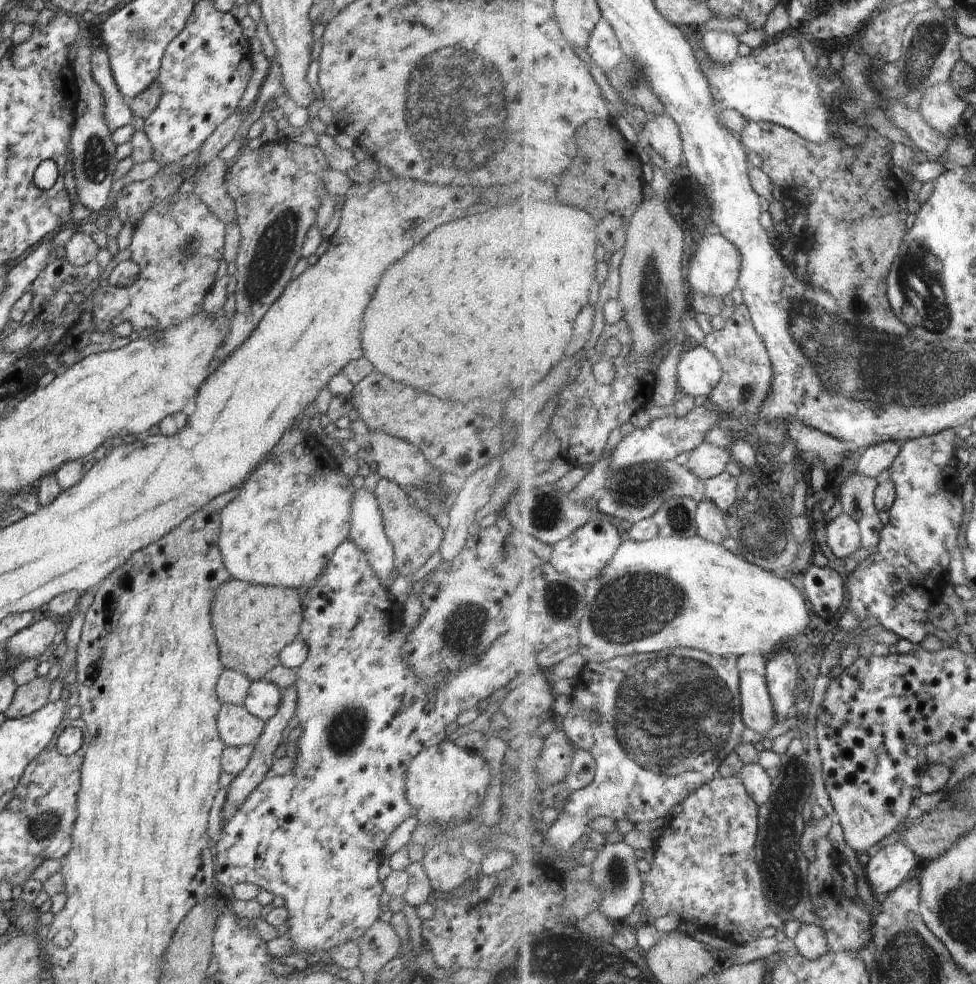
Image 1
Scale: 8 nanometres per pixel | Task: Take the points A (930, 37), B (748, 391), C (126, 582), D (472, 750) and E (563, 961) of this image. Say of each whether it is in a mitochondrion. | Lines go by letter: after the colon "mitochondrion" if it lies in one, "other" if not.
A: mitochondrion
B: mitochondrion
C: other
D: other
E: mitochondrion

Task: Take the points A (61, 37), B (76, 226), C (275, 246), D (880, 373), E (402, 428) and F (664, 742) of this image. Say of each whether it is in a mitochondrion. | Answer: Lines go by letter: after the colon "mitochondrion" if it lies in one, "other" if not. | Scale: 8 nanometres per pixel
A: other
B: other
C: mitochondrion
D: mitochondrion
E: other
F: mitochondrion

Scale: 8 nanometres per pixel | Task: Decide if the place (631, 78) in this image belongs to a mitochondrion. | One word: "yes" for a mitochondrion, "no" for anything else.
yes

